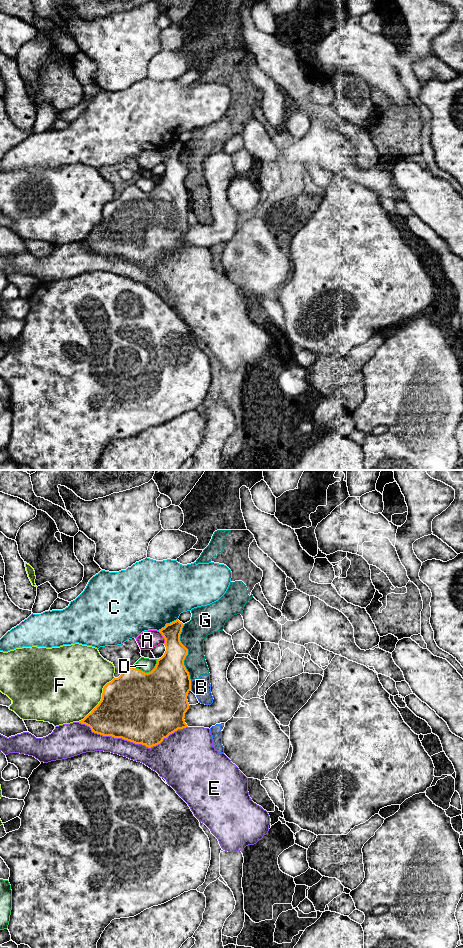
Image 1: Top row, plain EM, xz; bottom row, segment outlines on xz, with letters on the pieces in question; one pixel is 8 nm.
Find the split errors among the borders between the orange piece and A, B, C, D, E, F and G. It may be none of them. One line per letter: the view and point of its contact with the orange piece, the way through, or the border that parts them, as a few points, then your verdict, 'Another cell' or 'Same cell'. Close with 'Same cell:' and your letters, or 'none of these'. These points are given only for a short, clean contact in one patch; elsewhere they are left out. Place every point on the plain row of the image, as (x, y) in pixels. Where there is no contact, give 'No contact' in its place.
A: Touches orange at xz (163, 156). Another cell
B: Touches orange at xz (190, 205). Boundary: xz (190, 201), (191, 209). Another cell
C: Touches orange at xz (167, 144). Another cell
D: Touches orange at xz (147, 193). Another cell
E: Touches orange at xz (133, 262). Another cell
F: Touches orange at xz (101, 220). Another cell
G: Touches orange at xz (187, 172). Another cell
Same cell: none of these

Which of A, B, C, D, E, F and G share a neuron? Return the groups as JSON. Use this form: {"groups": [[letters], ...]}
{"groups": [["A"], ["B", "G"], ["C"], ["D"], ["E"], ["F"]]}

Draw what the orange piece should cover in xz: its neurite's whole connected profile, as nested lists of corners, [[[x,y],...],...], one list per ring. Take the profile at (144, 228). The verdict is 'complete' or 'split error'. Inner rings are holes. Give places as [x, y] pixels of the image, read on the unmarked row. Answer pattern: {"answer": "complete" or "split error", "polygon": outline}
{"answer": "complete", "polygon": [[[176,140],[159,150],[165,159],[166,171],[157,179],[155,188],[149,193],[131,186],[125,188],[118,198],[104,206],[99,224],[79,243],[89,246],[94,253],[122,258],[148,268],[160,264],[178,249],[188,247],[184,238],[190,226],[187,216],[191,199],[184,185],[188,169],[180,161],[183,146]]]}

